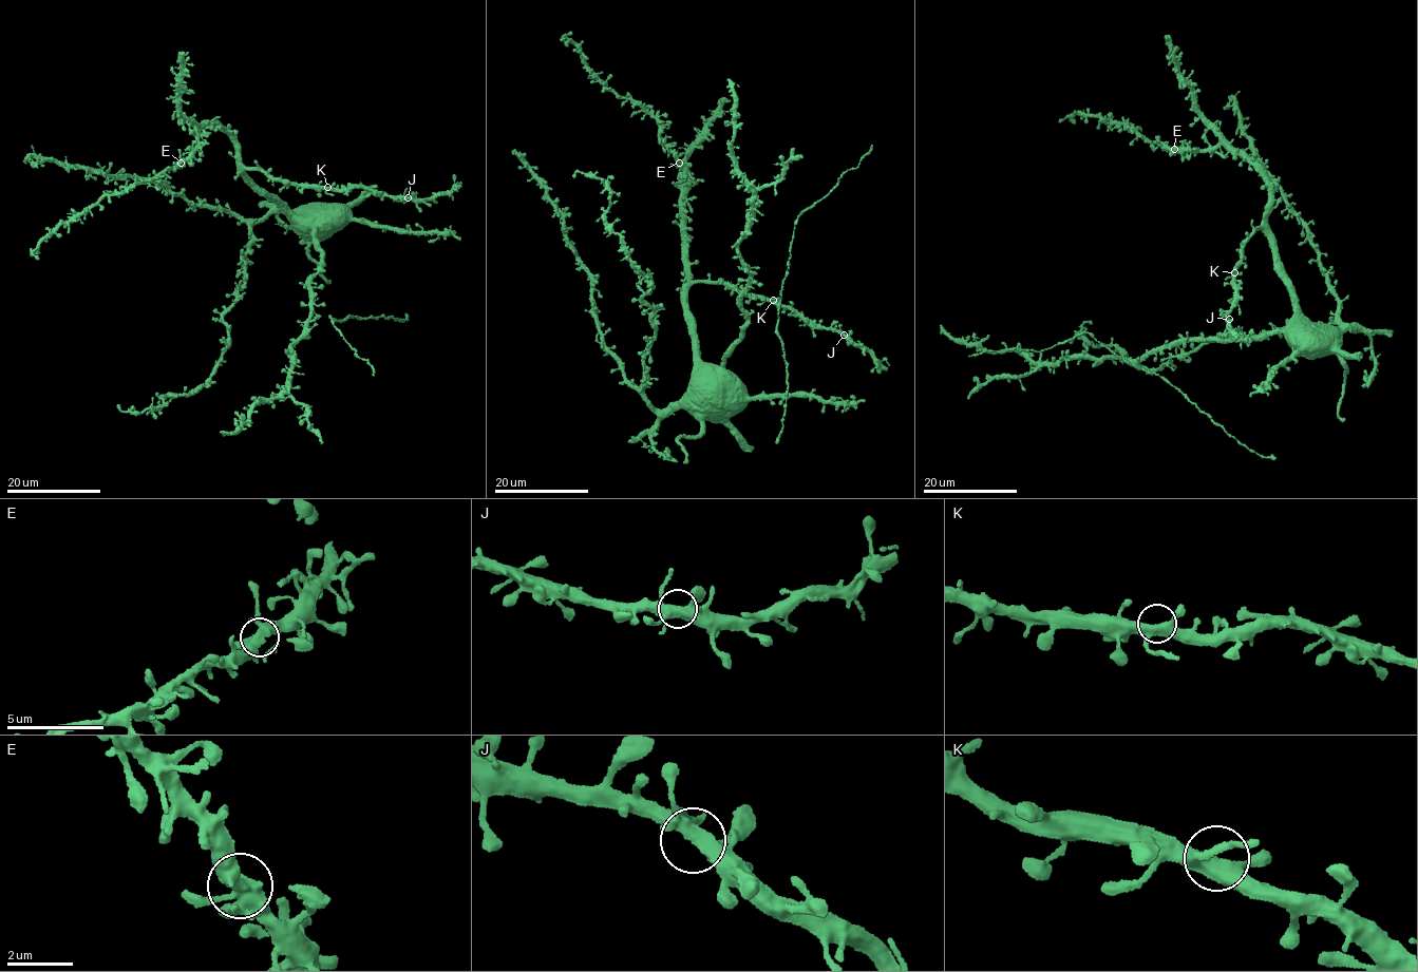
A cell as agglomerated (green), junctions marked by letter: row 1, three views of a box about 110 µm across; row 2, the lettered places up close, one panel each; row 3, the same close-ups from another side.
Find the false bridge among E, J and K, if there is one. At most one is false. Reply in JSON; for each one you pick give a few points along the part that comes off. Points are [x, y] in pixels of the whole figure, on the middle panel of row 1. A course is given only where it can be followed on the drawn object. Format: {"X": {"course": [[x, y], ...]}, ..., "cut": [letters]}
{"cut": []}

